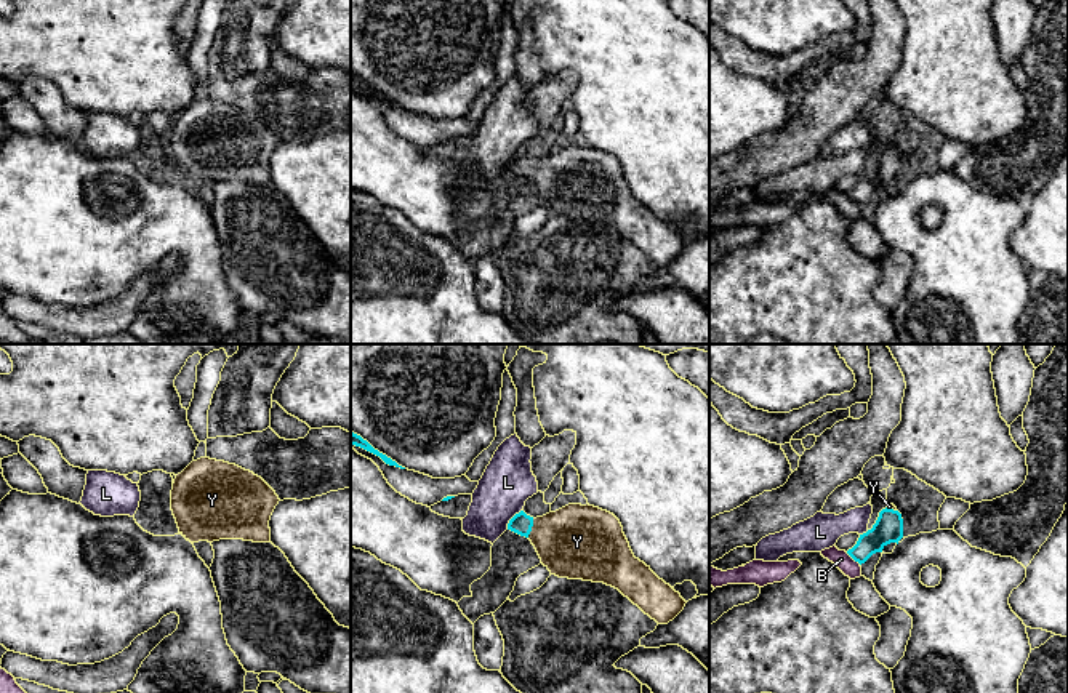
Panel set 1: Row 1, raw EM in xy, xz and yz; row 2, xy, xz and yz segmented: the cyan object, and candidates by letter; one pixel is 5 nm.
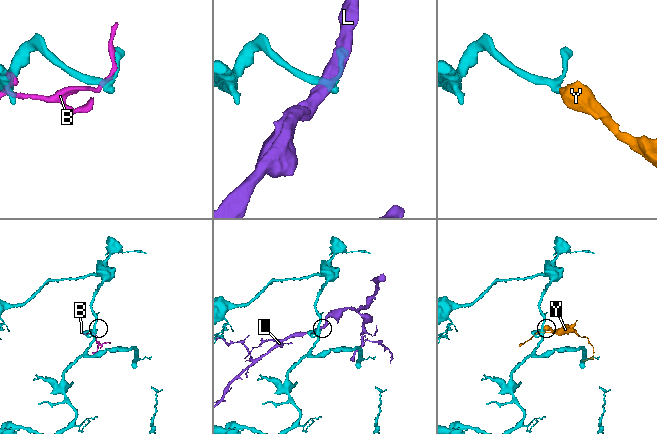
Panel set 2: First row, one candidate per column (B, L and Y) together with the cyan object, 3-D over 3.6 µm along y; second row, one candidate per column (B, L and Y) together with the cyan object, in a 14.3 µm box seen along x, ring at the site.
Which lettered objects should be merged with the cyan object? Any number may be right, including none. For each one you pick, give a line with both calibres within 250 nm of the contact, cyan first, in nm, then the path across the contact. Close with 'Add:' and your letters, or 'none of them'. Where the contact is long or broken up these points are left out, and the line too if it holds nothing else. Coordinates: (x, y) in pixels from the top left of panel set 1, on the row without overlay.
Y: Thickness 110 nm (cyan) against 380 nm. Path across: xz (521, 165), (530, 170), (566, 183), (577, 183)
Add: Y

